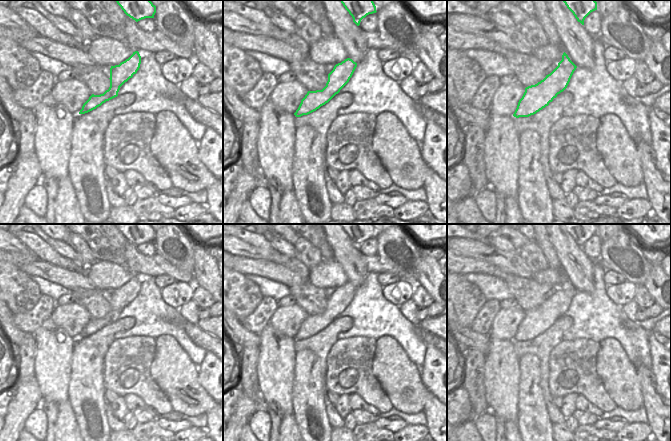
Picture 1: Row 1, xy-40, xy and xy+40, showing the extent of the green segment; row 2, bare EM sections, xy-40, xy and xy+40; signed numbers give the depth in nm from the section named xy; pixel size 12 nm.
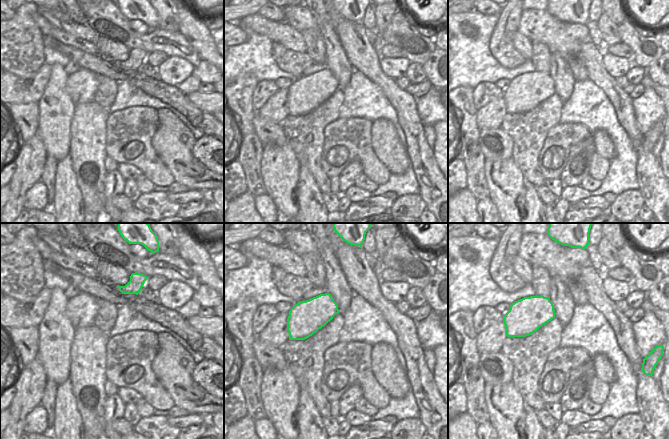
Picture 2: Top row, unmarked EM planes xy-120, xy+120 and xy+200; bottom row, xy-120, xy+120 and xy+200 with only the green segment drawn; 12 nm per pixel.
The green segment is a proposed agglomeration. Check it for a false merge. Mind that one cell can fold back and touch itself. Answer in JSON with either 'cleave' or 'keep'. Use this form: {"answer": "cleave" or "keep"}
{"answer": "keep"}

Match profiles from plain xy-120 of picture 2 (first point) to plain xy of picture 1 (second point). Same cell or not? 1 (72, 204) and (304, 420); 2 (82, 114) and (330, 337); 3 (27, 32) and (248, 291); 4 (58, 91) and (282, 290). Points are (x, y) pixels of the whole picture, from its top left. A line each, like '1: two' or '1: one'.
1: two
2: two
3: one
4: two

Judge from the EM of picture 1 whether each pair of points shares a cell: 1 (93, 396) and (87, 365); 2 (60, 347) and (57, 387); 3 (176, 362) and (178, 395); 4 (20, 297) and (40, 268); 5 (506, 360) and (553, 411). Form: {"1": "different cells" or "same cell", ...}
{"1": "same cell", "2": "same cell", "3": "same cell", "4": "different cells", "5": "different cells"}

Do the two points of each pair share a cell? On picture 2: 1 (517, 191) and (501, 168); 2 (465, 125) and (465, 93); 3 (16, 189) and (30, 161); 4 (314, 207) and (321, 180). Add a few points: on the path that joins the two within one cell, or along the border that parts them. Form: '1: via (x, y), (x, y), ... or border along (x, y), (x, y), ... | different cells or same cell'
1: via (511, 185), (501, 174) | same cell
2: via (467, 117), (465, 101) | same cell
3: via (20, 182), (26, 175), (28, 168) | same cell
4: border along (308, 167), (318, 188), (322, 192) | different cells

